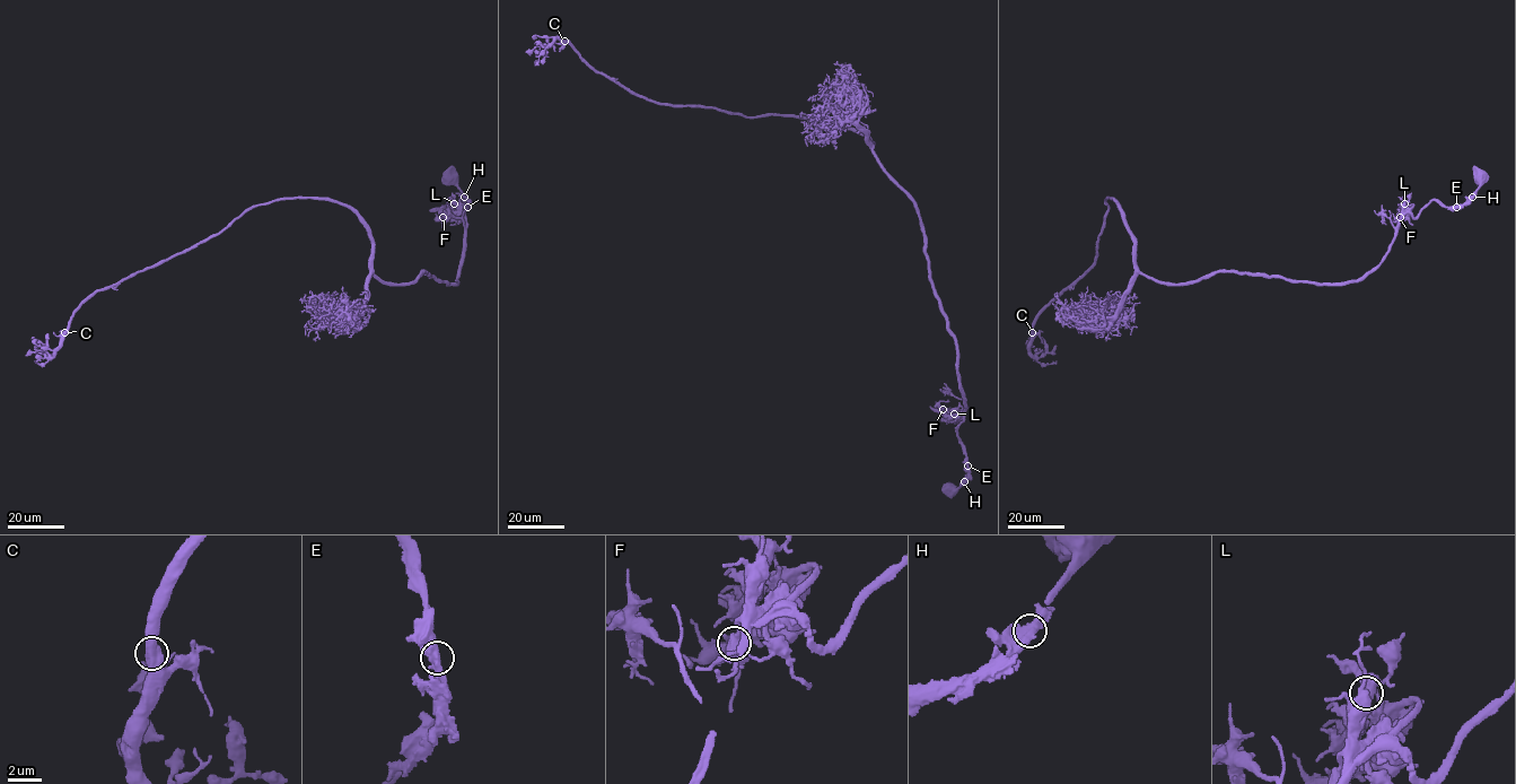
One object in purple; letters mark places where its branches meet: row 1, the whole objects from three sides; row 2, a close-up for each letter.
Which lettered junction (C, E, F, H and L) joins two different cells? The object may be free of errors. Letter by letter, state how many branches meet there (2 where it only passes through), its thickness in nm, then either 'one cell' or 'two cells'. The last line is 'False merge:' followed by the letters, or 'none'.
C: 2 branches meet; 650 nm thick; one cell
E: 2 branches meet; 650 nm thick; one cell
F: 2 branches meet; 600 nm thick; one cell
H: 2 branches meet; 600 nm thick; one cell
L: 2 branches meet; 700 nm thick; one cell
False merge: none

